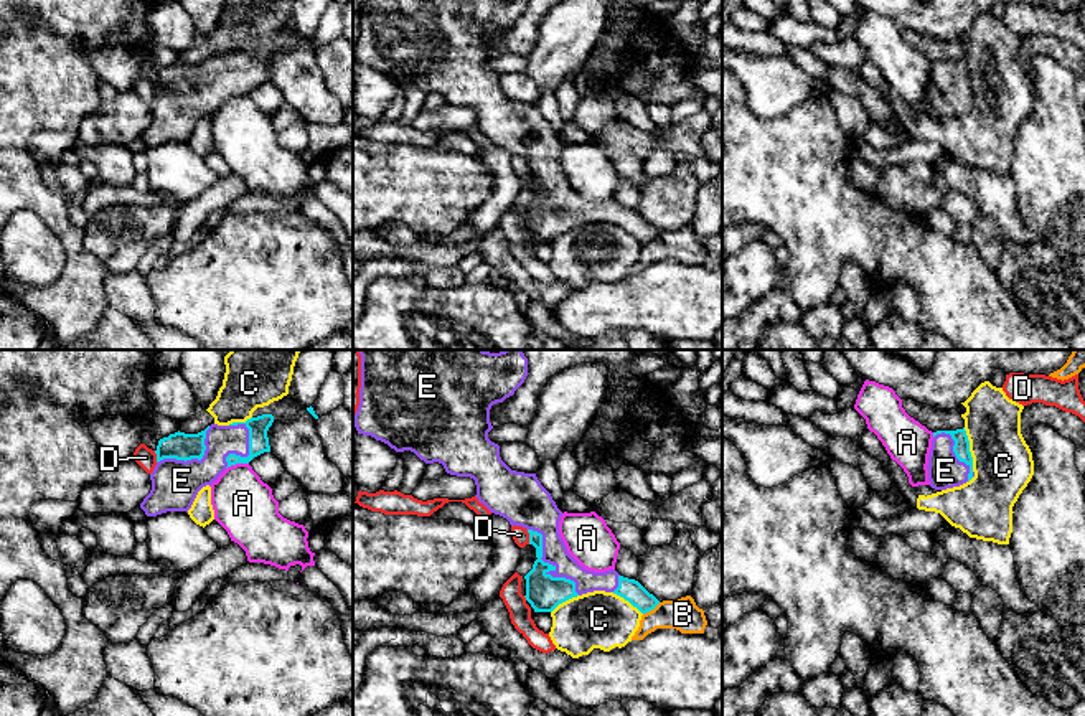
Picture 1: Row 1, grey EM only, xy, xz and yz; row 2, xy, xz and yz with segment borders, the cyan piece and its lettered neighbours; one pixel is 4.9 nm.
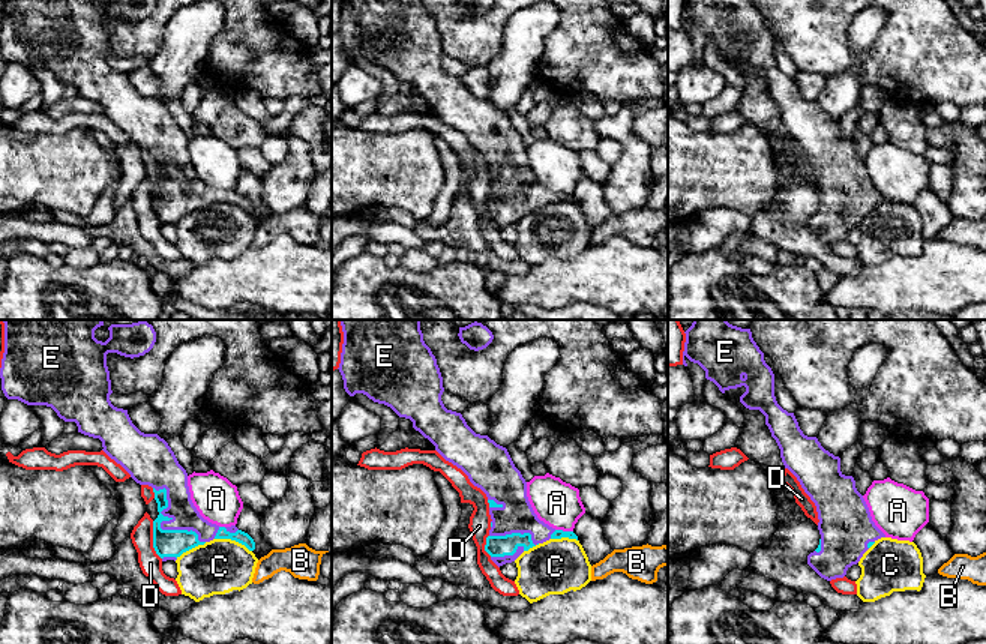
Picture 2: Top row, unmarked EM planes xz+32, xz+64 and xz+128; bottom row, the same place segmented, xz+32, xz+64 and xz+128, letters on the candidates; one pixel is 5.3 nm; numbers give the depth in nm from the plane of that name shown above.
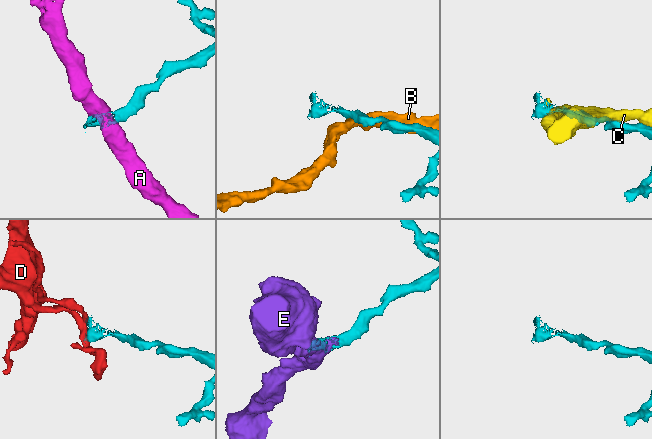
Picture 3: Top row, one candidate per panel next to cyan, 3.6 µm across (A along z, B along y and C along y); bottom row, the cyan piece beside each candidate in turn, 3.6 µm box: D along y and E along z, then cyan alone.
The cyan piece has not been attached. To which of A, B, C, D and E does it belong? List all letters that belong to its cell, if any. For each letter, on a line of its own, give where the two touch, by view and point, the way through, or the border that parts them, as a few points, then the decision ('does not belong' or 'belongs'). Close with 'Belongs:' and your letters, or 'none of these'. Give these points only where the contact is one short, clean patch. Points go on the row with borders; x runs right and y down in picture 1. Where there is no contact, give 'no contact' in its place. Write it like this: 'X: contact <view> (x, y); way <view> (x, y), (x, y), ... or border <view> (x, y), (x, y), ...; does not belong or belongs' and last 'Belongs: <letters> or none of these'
A: contact xy (236, 462); does not belong
B: contact xz (652, 609); border xz (660, 602), (643, 614); does not belong
C: contact yz (968, 449); does not belong
D: contact xz (530, 536); does not belong
E: contact xz (551, 565); belongs
Belongs: E

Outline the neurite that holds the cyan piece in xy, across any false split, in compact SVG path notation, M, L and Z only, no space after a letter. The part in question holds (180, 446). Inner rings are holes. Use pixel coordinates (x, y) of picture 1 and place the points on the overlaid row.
M272 414L229 426L211 424L198 434L175 432L158 440L152 490L140 503L147 516L186 511L198 492L218 480L231 465L249 464L270 452L267 431Z

